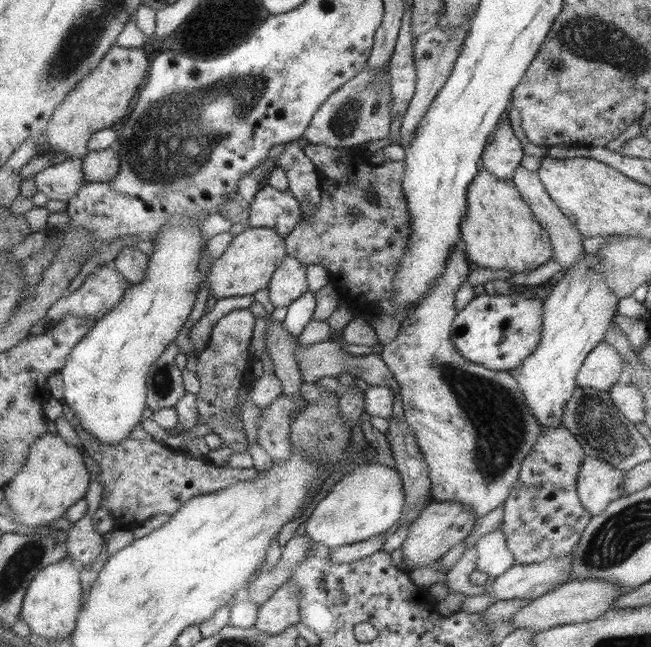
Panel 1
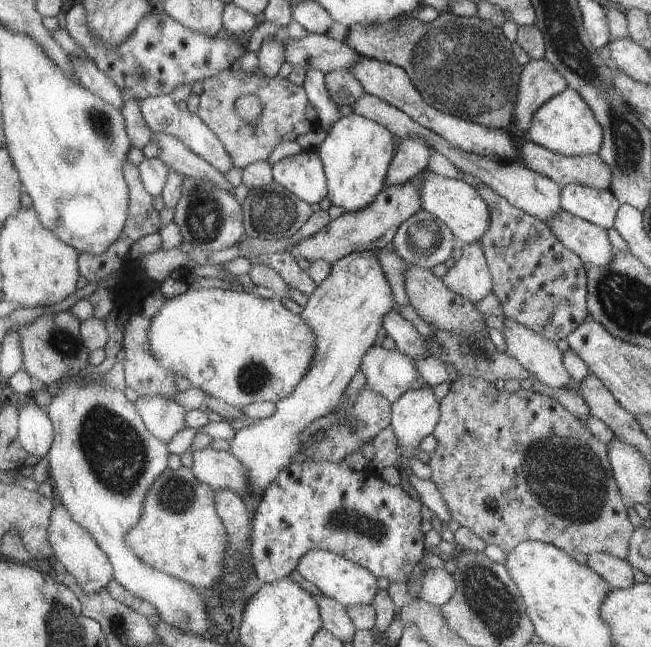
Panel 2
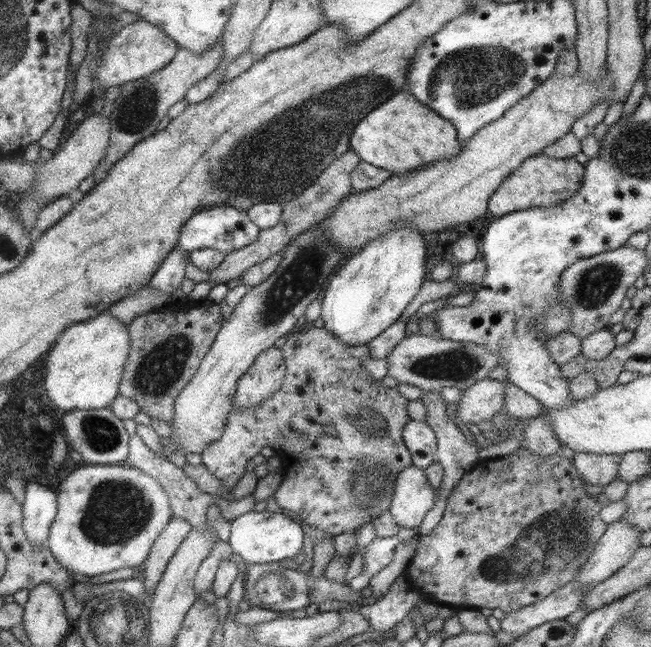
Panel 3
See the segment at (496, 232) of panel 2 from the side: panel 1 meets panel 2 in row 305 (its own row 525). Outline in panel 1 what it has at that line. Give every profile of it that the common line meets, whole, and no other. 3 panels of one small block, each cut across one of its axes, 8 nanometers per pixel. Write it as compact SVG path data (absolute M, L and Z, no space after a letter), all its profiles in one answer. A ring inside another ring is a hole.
M559 424L543 429L531 452L521 461L517 480L503 503L500 530L515 564L533 564L569 554L580 539L590 514L577 496L577 471L585 452L575 436Z

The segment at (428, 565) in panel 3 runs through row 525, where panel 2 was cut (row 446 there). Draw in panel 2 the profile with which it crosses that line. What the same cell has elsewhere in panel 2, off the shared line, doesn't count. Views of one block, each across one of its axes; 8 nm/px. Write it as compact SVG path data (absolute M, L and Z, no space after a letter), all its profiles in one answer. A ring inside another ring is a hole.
M471 375L457 377L450 383L447 394L439 401L439 410L437 424L431 432L431 436L437 440L437 446L433 452L428 453L429 458L426 463L430 468L431 482L440 492L451 519L456 520L460 526L465 526L466 530L481 538L486 545L499 546L504 553L511 552L513 547L523 540L535 540L552 544L570 557L579 554L579 552L588 555L601 551L625 560L634 527L627 519L623 498L611 472L606 445L593 436L583 421L575 418L559 402L555 402L548 393L535 393L531 388L519 388L515 392L499 391L493 383Z

